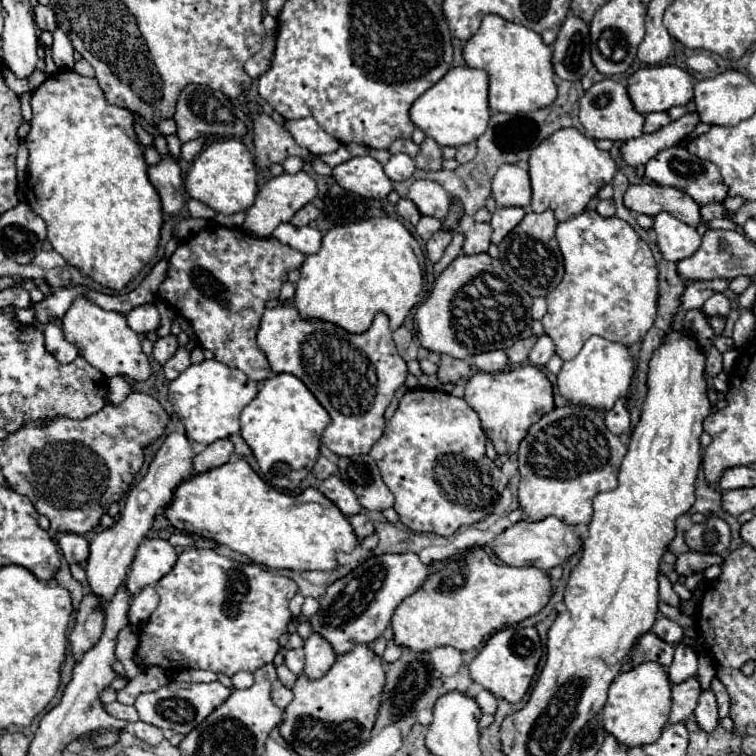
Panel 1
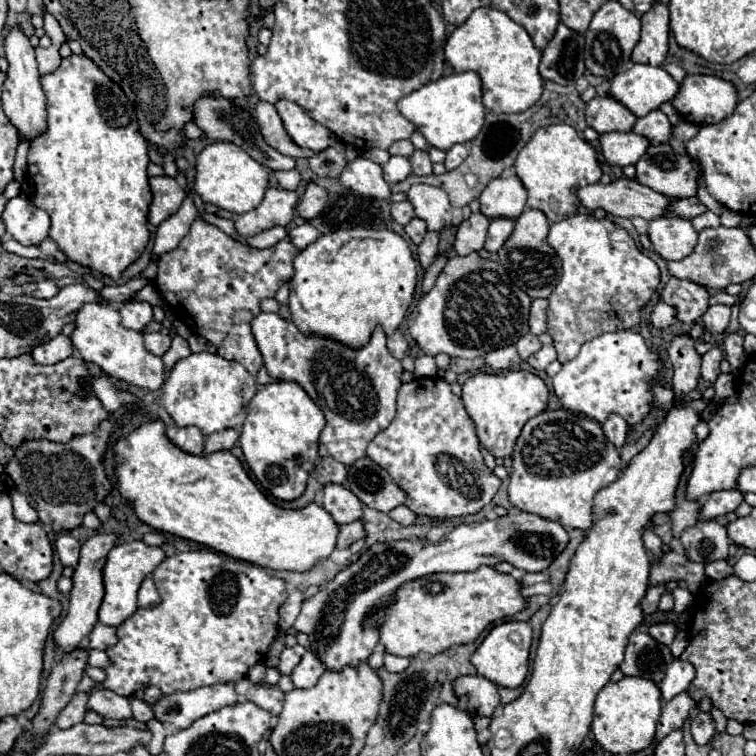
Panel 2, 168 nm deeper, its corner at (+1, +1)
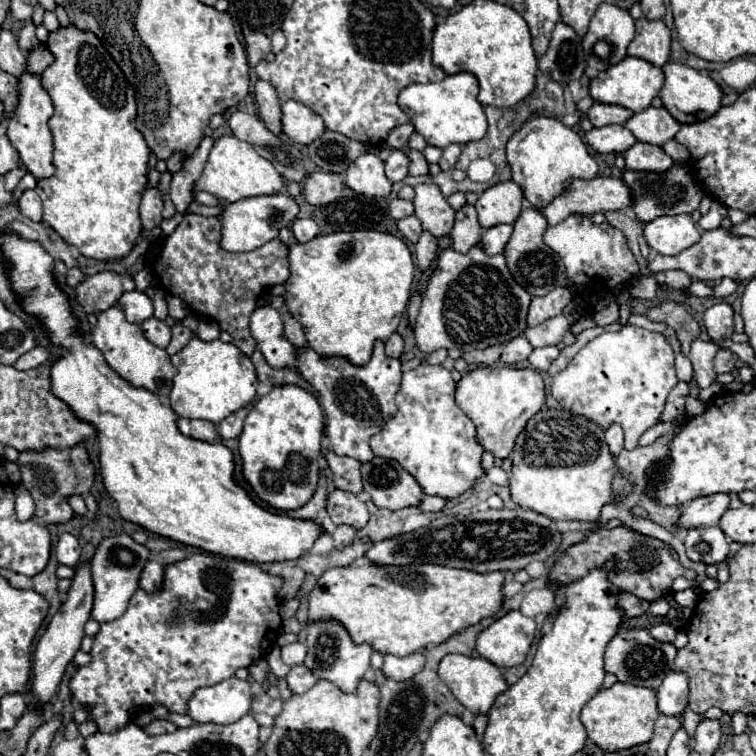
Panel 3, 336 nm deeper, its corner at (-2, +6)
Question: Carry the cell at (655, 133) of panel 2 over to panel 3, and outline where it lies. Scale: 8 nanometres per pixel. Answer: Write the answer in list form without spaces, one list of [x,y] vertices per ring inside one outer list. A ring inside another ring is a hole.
[[[648,107],[640,113],[634,113],[624,127],[642,143],[650,143],[650,145],[664,145],[666,141],[674,139],[674,135],[678,133],[680,123],[672,119],[672,115],[660,107]]]

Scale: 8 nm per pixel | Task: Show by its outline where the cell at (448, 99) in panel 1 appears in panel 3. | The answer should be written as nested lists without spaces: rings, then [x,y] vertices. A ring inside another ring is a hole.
[[[456,73],[438,83],[412,83],[398,95],[398,105],[410,117],[414,129],[426,139],[428,145],[444,149],[450,143],[464,145],[470,141],[478,141],[486,133],[486,115],[482,105],[476,101],[476,95],[478,81],[474,79],[474,75]]]

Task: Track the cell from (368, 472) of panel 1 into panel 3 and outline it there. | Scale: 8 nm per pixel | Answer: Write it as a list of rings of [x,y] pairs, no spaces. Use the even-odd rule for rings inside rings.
[[[376,457],[362,465],[364,491],[372,497],[378,507],[384,509],[404,509],[410,505],[420,505],[424,491],[420,483],[394,459]]]

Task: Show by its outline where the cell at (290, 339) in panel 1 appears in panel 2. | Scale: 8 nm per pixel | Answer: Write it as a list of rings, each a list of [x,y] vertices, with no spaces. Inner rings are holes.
[[[261,312],[253,318],[251,326],[269,376],[273,380],[297,382],[323,410],[327,426],[321,432],[321,442],[327,446],[329,456],[347,466],[363,458],[367,444],[383,432],[395,416],[395,396],[403,374],[401,362],[387,350],[383,328],[377,326],[371,340],[355,350],[333,338],[307,336],[281,314]]]

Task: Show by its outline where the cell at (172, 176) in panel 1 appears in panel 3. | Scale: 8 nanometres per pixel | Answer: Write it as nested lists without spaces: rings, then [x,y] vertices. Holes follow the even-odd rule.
[[[146,189],[140,203],[140,219],[144,229],[154,229],[162,223],[162,195],[158,189]]]

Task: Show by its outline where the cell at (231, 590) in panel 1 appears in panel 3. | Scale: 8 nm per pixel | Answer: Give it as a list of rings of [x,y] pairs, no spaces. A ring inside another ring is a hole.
[[[196,553],[196,555],[192,555],[192,557],[184,559],[184,561],[168,565],[164,569],[164,579],[162,579],[162,585],[160,585],[158,591],[148,593],[144,589],[138,589],[130,599],[128,611],[120,619],[110,621],[110,623],[102,623],[100,631],[94,637],[94,645],[92,645],[92,651],[90,651],[92,661],[88,665],[84,665],[84,667],[78,667],[70,677],[70,697],[72,697],[72,701],[88,707],[88,719],[96,723],[98,733],[112,733],[116,729],[126,727],[144,707],[152,709],[156,705],[164,705],[170,713],[184,715],[186,705],[188,705],[188,701],[190,701],[190,697],[194,695],[196,689],[206,687],[206,685],[216,685],[216,683],[232,677],[240,667],[250,667],[254,661],[262,659],[268,653],[268,649],[274,645],[274,641],[276,641],[276,637],[280,633],[280,625],[282,625],[282,619],[280,619],[280,613],[278,613],[280,601],[276,599],[282,583],[284,581],[280,577],[262,571],[254,563],[240,561],[240,559],[230,559],[230,557],[220,557],[220,555],[210,555],[210,553]]]

